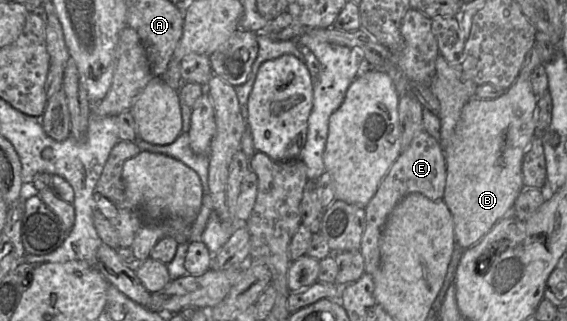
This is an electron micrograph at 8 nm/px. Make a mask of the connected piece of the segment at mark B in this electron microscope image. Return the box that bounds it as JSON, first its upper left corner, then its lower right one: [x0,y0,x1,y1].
[443,45,542,249]

